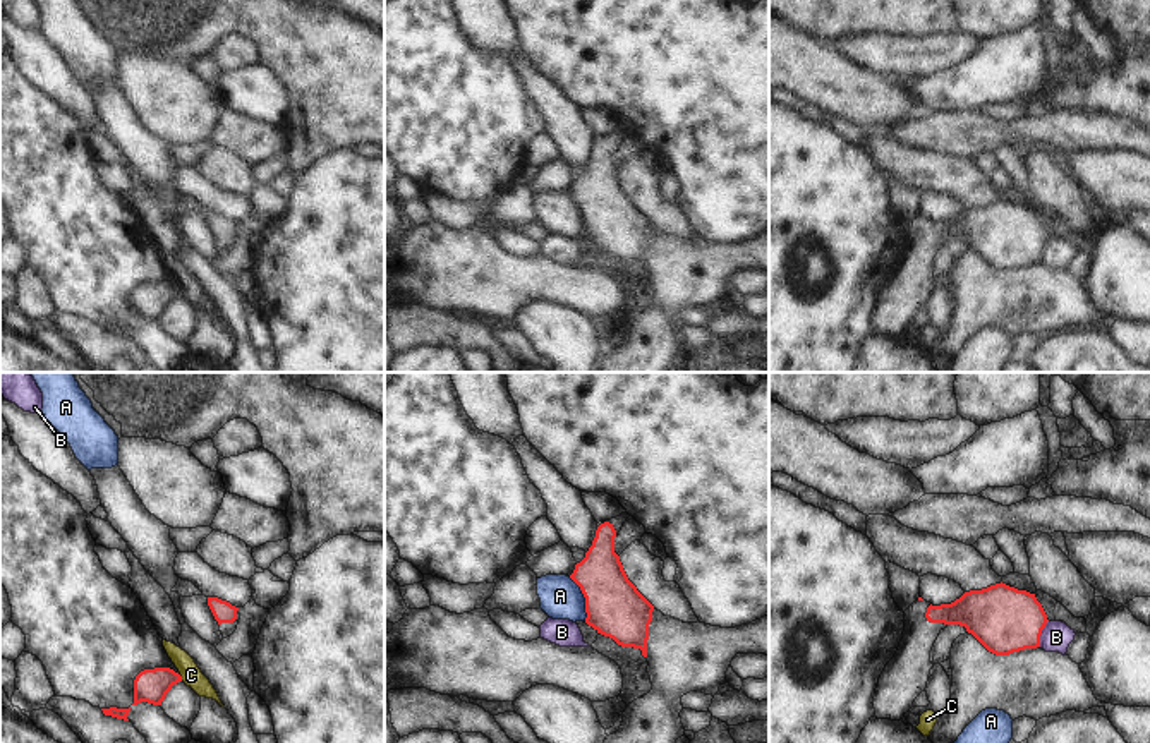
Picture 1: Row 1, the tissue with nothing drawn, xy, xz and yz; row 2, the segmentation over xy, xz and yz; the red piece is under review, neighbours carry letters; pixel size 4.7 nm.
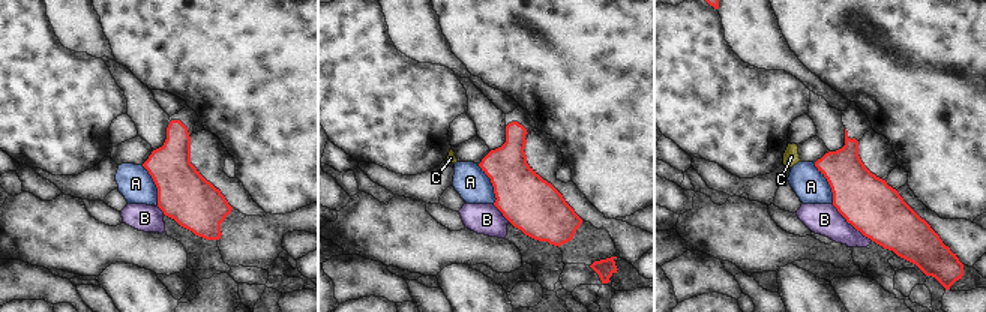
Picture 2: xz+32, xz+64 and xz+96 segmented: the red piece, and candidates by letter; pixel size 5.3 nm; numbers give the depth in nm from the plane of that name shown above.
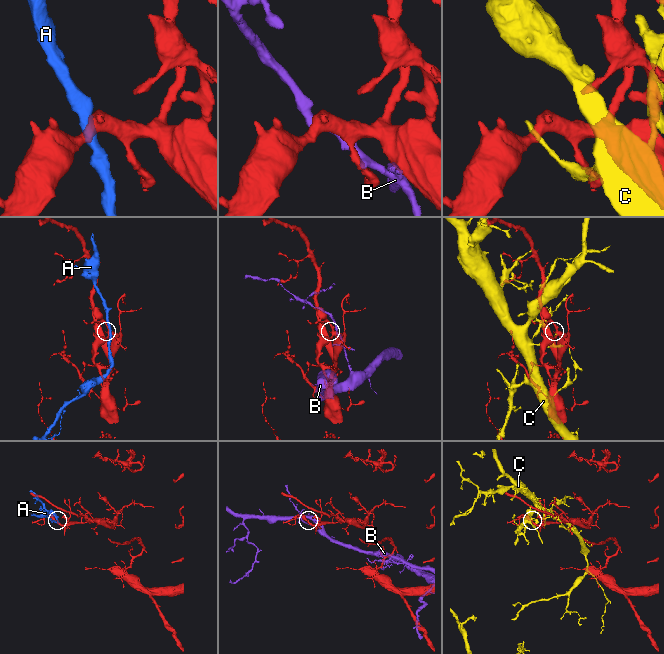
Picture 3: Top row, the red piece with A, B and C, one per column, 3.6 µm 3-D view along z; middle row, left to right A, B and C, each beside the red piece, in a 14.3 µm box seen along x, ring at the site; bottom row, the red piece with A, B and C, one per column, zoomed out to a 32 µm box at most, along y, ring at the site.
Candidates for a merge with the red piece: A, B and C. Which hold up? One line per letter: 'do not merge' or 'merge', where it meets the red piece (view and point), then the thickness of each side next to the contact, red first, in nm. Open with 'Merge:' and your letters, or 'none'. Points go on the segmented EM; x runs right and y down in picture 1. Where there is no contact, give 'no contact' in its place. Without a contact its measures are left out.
Merge: none
A: do not merge | xz (586, 599) | 280/190 nm
B: do not merge | yz (1041, 634) | 320/140 nm
C: do not merge | xy (181, 678) | 160/100 nm

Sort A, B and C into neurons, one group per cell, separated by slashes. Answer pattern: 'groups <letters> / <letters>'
groups A / B / C

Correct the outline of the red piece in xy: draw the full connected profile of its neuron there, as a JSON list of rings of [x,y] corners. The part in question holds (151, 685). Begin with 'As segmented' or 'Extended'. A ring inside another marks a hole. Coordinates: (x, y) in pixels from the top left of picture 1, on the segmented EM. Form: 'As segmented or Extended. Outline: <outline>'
As segmented. Outline: [[[154,667],[141,671],[134,680],[134,704],[148,702],[161,705],[173,685],[182,681],[182,676],[170,667]]]

